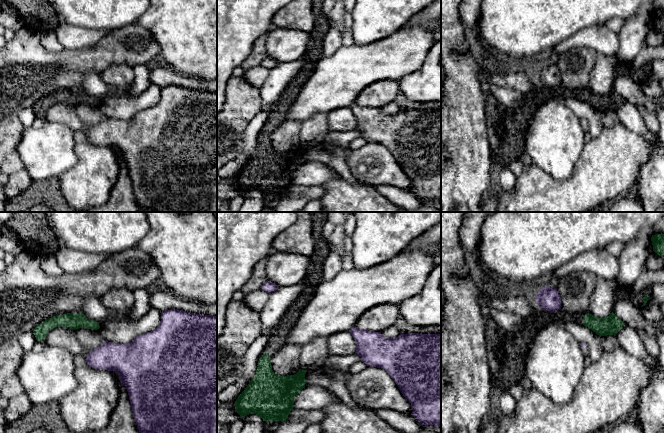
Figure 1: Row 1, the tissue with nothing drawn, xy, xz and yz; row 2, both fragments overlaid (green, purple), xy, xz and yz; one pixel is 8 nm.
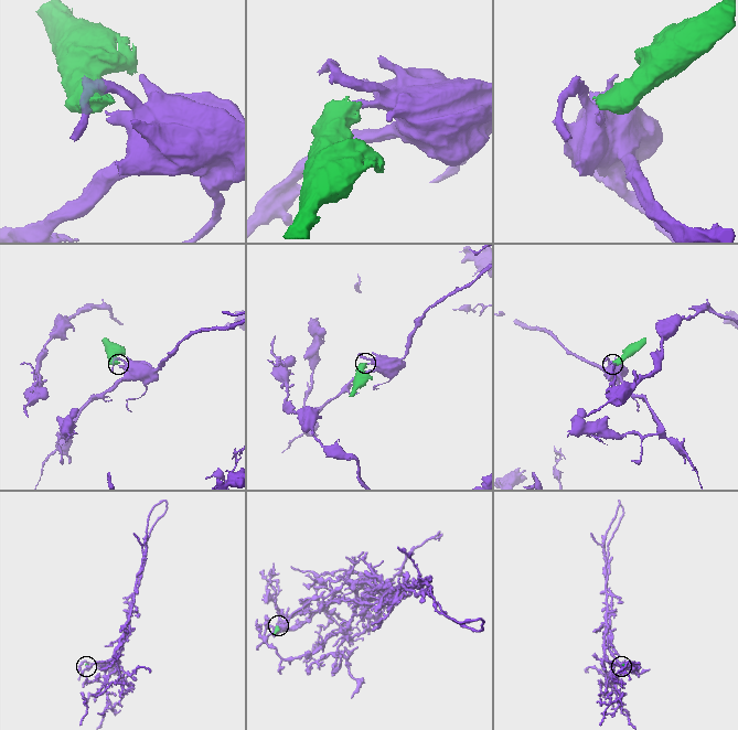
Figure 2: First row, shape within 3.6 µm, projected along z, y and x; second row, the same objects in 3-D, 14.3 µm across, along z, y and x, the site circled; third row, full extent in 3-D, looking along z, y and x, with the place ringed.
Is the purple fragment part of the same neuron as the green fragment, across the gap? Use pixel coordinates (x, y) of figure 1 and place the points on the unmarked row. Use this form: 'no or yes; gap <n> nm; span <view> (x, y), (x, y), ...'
no; gap 110 nm; span xy (97, 105), (103, 117)

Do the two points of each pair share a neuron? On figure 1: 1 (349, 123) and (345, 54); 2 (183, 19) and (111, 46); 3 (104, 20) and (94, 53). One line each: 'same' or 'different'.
1: different
2: different
3: different

